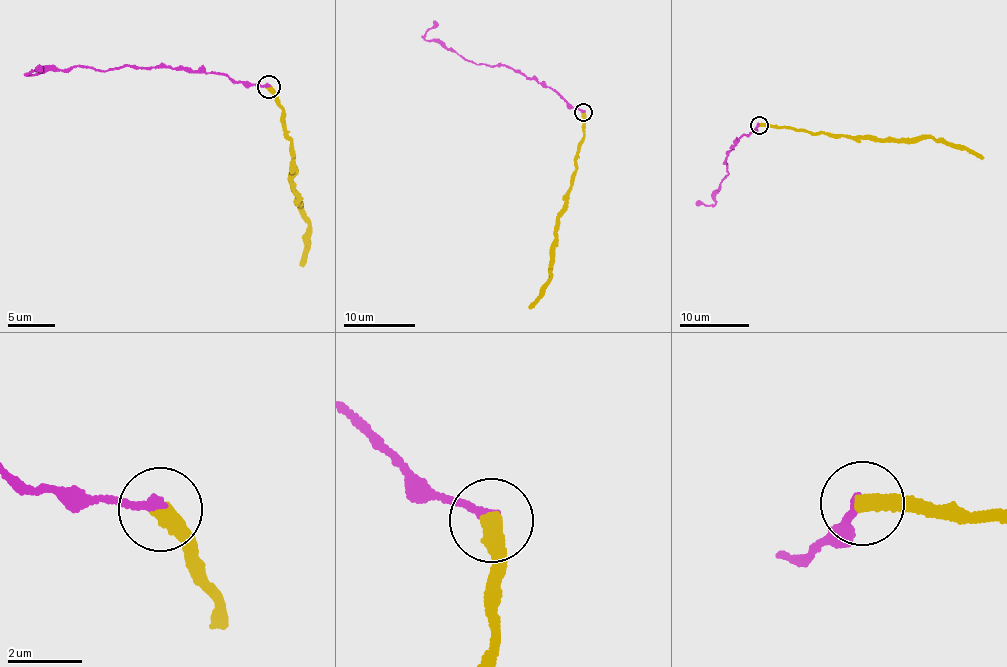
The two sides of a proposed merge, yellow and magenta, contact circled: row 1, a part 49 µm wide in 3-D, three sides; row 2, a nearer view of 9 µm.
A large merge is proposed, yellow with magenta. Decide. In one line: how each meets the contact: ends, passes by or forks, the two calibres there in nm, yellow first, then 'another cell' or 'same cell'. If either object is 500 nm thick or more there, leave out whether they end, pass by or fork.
yellow ends | magenta ends | 440/260 nm | another cell

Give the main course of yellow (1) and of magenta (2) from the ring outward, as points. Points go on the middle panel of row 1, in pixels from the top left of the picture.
1: (583, 113), (584, 141), (580, 145), (568, 207), (558, 217), (549, 281), (543, 296), (530, 307)
2: (583, 113), (552, 89), (502, 64), (469, 62), (436, 41), (429, 41), (425, 35), (436, 21)

